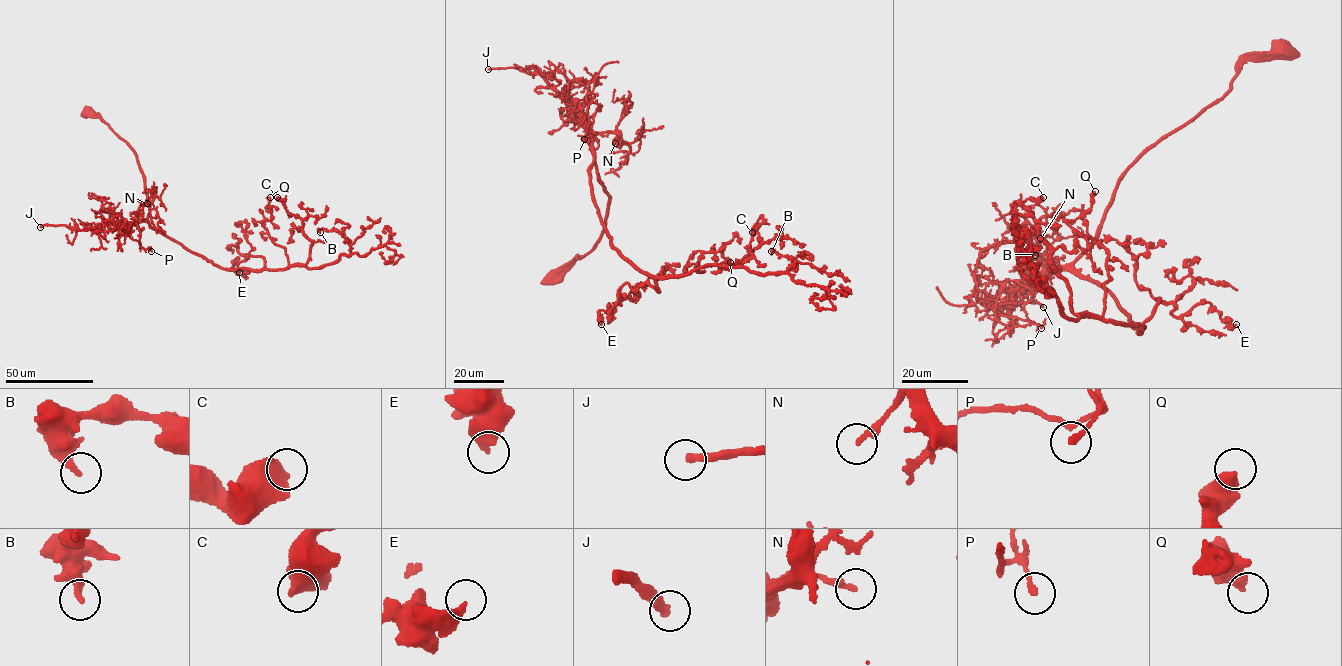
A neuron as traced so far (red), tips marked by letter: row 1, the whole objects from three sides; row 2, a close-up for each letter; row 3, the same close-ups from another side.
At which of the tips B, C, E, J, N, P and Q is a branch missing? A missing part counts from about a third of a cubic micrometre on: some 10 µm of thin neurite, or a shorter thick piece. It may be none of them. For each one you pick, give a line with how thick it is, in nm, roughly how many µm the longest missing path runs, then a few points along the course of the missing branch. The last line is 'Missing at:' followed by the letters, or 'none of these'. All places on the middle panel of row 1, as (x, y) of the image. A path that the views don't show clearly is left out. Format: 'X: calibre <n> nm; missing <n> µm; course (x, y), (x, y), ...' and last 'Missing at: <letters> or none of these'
J: calibre 360 nm; missing 50 µm
Missing at: J

